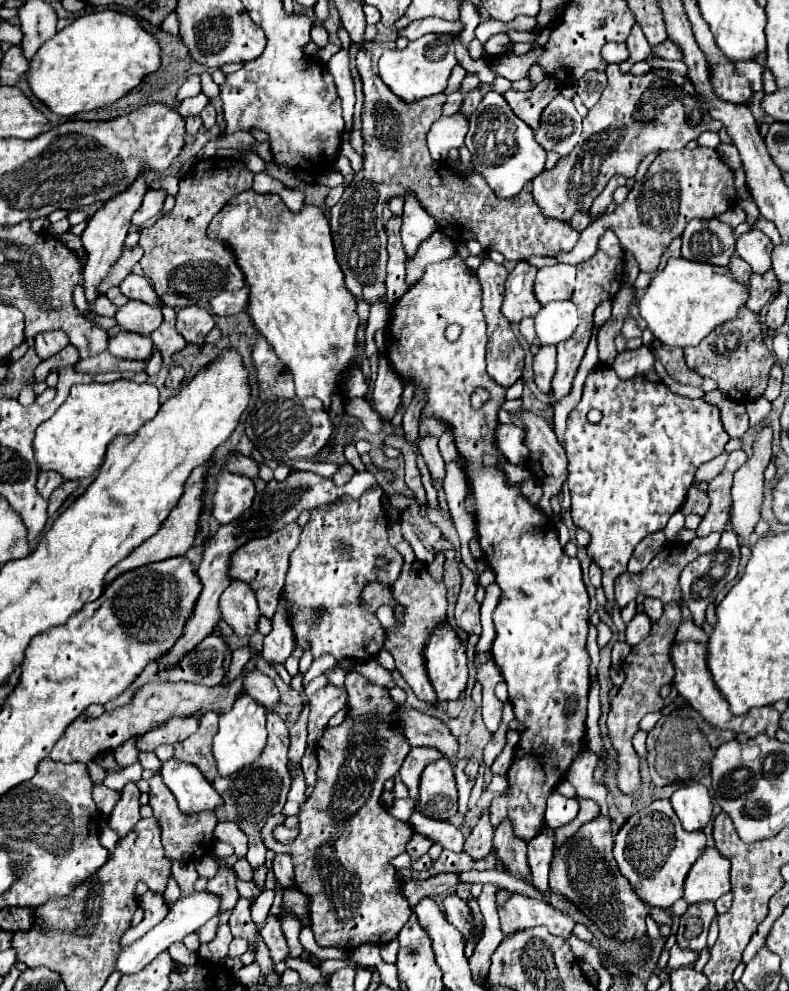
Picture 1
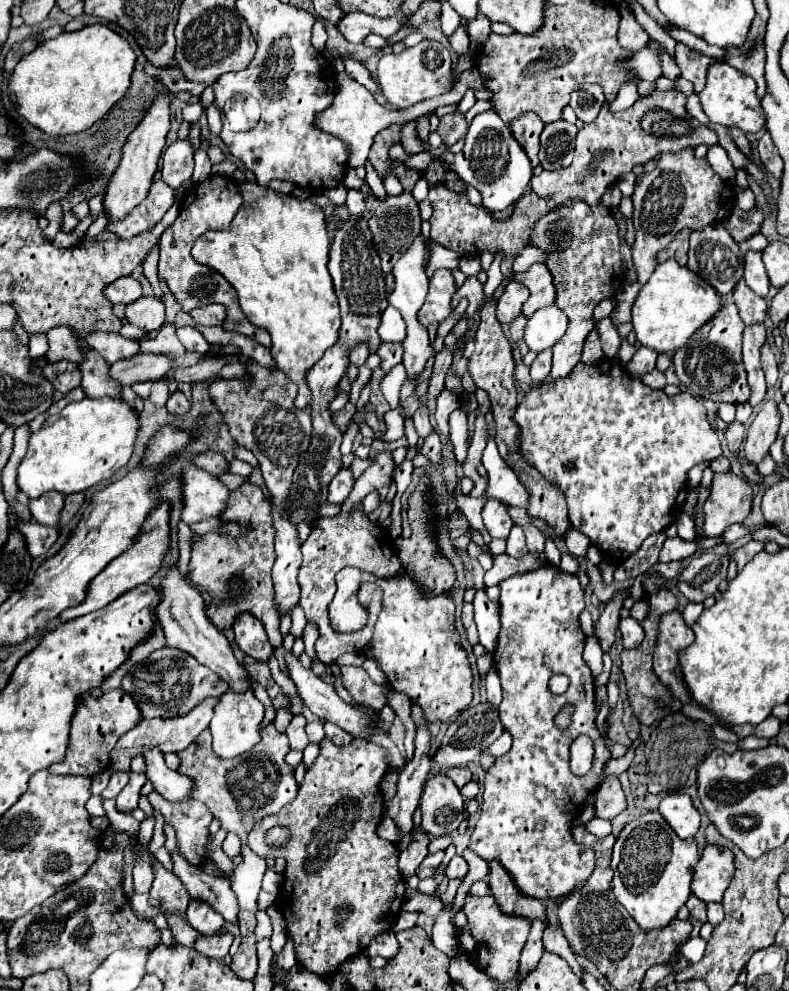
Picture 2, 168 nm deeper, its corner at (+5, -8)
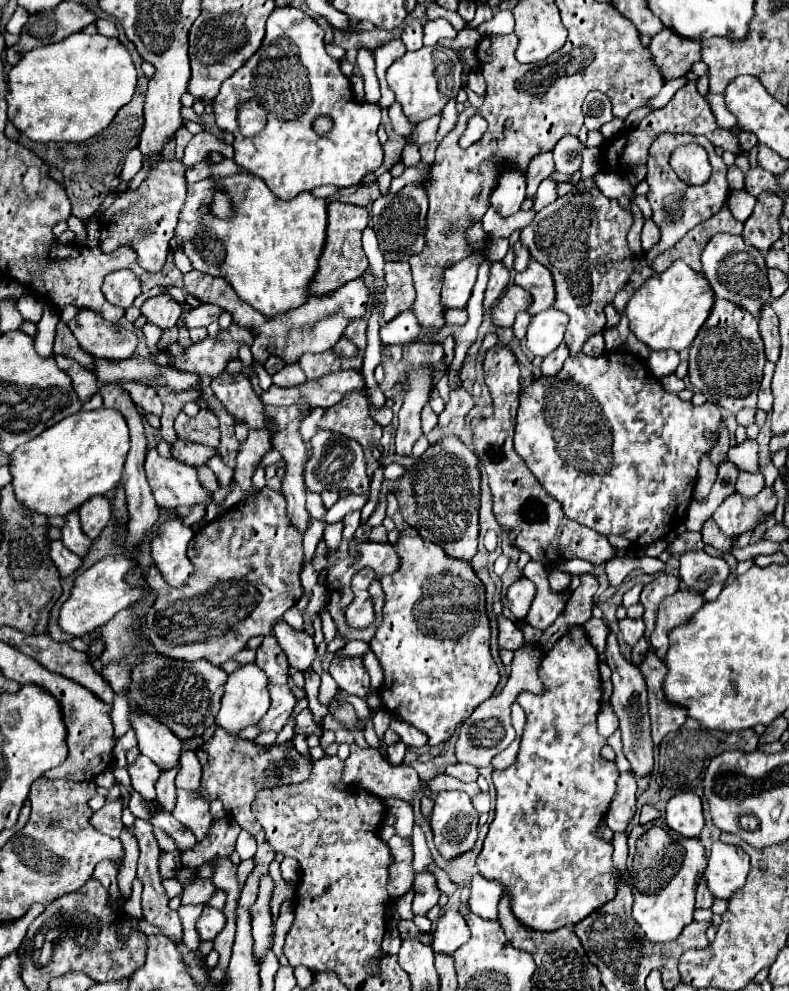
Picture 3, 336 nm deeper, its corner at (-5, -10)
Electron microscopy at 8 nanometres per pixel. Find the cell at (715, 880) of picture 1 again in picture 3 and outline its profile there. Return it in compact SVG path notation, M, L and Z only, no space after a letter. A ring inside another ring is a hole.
M721 840L713 844L709 866L705 870L707 888L715 898L729 900L735 890L739 890L749 874L749 856L743 848L733 844L723 844Z

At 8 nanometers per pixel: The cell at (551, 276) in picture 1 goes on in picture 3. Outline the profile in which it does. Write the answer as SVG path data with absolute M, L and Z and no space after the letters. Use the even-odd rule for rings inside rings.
M531 260L527 270L519 272L515 276L515 284L525 288L531 294L532 303L528 308L528 313L531 316L553 306L555 286L553 286L553 280L551 280L551 272L547 272L547 268L543 264L539 264L537 260Z

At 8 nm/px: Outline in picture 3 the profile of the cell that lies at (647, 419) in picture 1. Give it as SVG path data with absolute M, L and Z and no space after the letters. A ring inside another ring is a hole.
M605 352L601 356L573 356L565 360L565 366L561 368L559 374L555 374L553 378L537 378L533 380L527 388L523 388L521 398L519 398L521 406L517 412L517 426L515 426L515 452L525 460L527 468L533 472L533 476L541 482L541 486L557 500L561 502L567 518L577 520L579 524L597 530L599 534L607 536L607 540L611 540L611 546L615 546L617 550L633 550L633 548L641 548L647 546L655 540L661 540L665 536L669 536L671 532L675 532L687 514L687 508L693 500L693 490L695 490L695 482L697 482L697 468L699 468L699 460L713 448L715 440L709 440L705 434L711 432L715 436L721 434L721 410L715 402L705 402L701 406L695 406L691 402L683 402L677 394L665 392L659 386L659 380L655 376L651 376L651 370L643 364L641 358L637 358L631 352Z

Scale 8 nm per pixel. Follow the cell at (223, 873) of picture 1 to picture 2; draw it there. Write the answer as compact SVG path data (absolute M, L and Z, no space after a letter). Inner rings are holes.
M191 900L187 906L187 922L203 936L211 936L215 932L219 932L219 928L223 926L223 918L221 914L217 914L209 904L205 902L195 902Z

